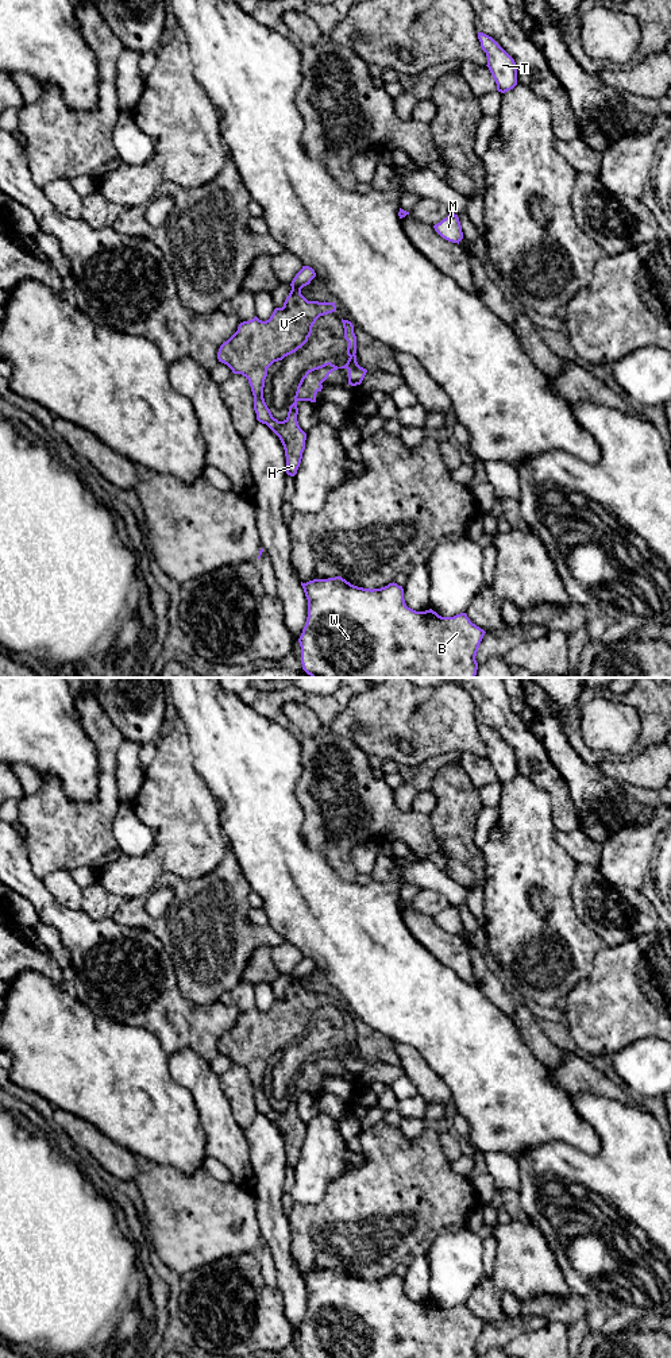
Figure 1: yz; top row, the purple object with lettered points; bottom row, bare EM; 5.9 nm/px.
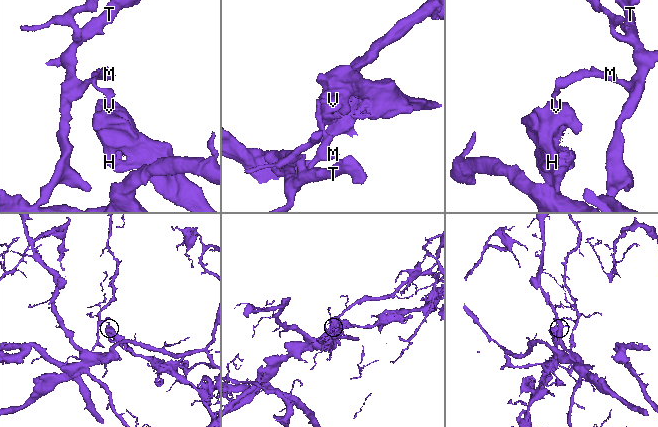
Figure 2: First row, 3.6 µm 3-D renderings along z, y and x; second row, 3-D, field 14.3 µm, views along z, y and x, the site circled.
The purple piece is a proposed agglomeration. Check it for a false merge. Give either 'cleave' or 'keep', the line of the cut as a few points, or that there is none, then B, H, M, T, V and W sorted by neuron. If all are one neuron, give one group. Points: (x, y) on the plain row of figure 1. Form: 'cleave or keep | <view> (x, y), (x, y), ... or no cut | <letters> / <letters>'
cleave | yz (292, 979), (300, 982) | B M T W / H V

